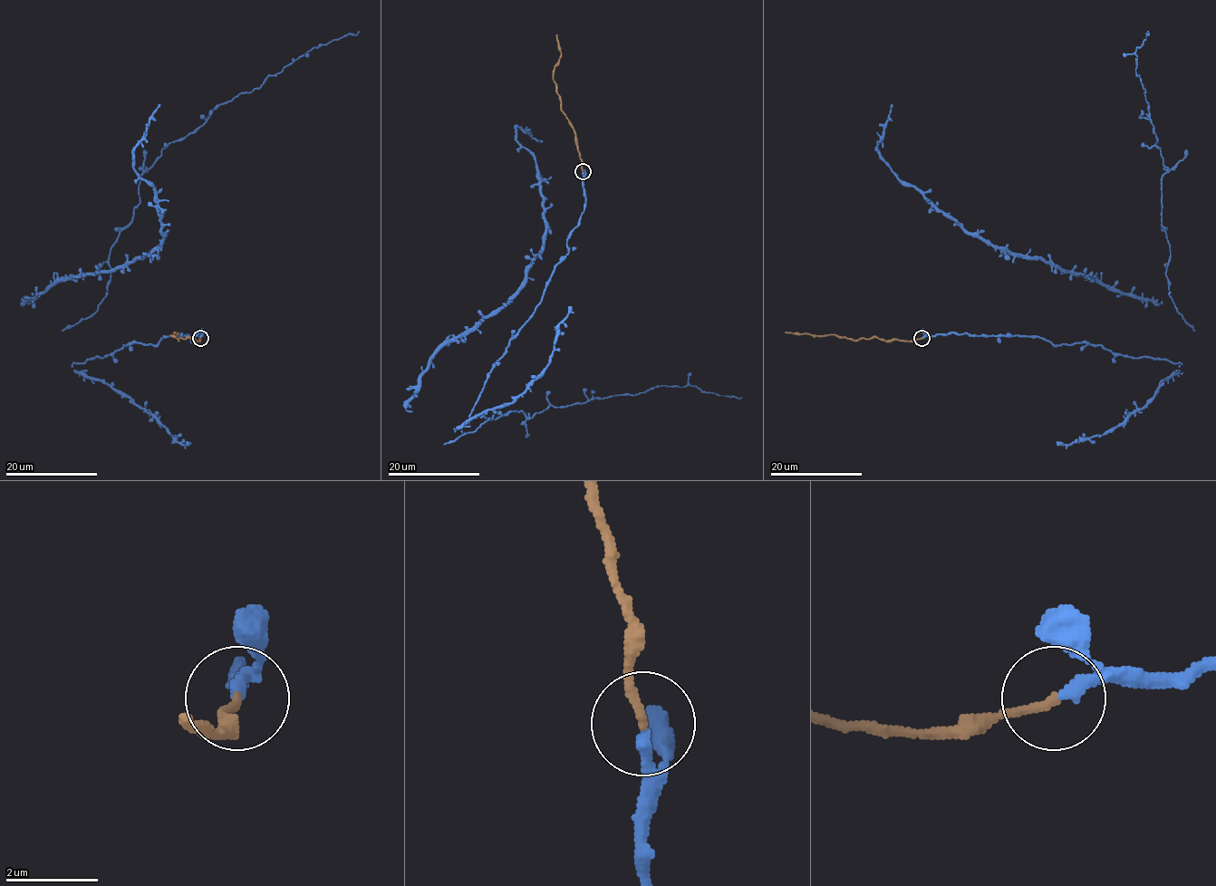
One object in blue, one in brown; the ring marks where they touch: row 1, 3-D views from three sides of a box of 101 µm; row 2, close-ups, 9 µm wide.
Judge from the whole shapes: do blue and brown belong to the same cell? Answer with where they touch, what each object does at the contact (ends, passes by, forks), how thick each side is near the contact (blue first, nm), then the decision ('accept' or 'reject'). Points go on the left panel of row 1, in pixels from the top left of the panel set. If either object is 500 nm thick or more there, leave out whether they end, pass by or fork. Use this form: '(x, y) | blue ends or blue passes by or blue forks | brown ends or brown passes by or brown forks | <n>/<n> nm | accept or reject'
(200, 338) | blue ends | brown ends | 280/180 nm | accept

